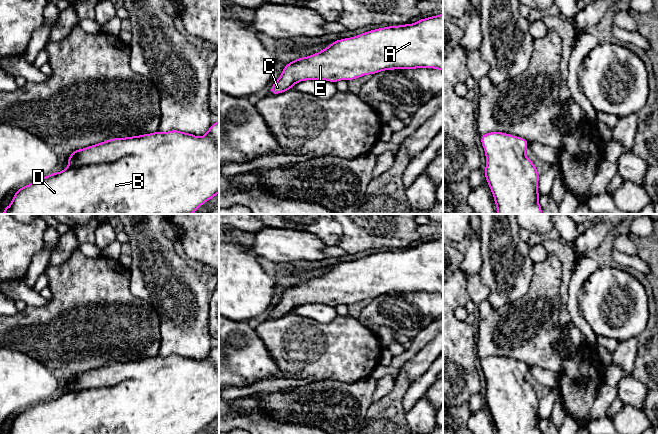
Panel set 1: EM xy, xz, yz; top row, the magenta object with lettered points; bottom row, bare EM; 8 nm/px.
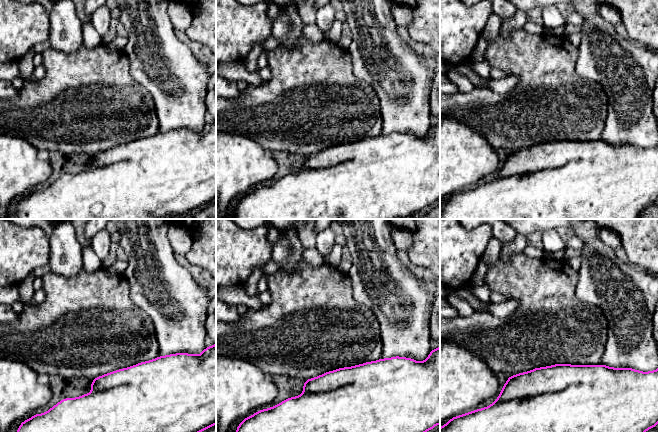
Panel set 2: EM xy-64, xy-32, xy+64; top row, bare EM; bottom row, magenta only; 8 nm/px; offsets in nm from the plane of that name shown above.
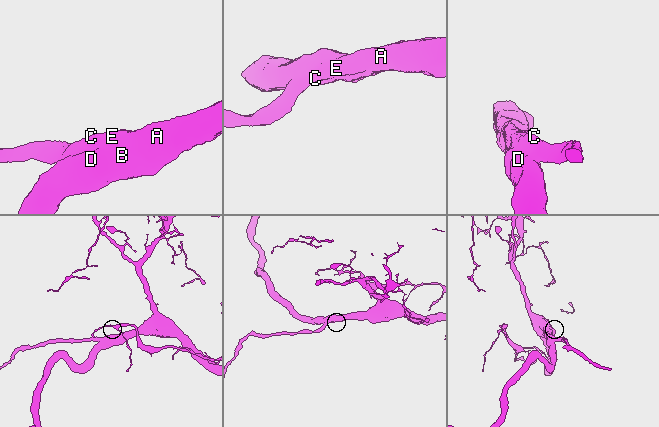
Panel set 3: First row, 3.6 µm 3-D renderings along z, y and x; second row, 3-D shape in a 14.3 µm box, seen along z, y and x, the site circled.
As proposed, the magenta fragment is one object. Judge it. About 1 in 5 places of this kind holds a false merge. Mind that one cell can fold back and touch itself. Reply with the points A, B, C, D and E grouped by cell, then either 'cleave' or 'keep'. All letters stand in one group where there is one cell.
A B C D E | keep

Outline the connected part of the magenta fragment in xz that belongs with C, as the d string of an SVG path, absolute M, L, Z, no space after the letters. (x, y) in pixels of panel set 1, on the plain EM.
M443 238L421 243L414 248L389 250L365 256L352 262L332 266L319 277L298 282L286 288L270 318L279 318L304 304L350 305L382 294L416 293L420 291L443 295Z

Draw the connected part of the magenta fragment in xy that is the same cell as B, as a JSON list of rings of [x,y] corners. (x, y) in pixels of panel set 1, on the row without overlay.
[[[219,345],[211,348],[209,355],[203,361],[172,354],[166,357],[160,355],[127,362],[114,362],[89,370],[74,377],[68,382],[69,391],[61,396],[42,401],[33,407],[19,412],[11,429],[4,434],[197,434],[203,427],[219,417]]]

